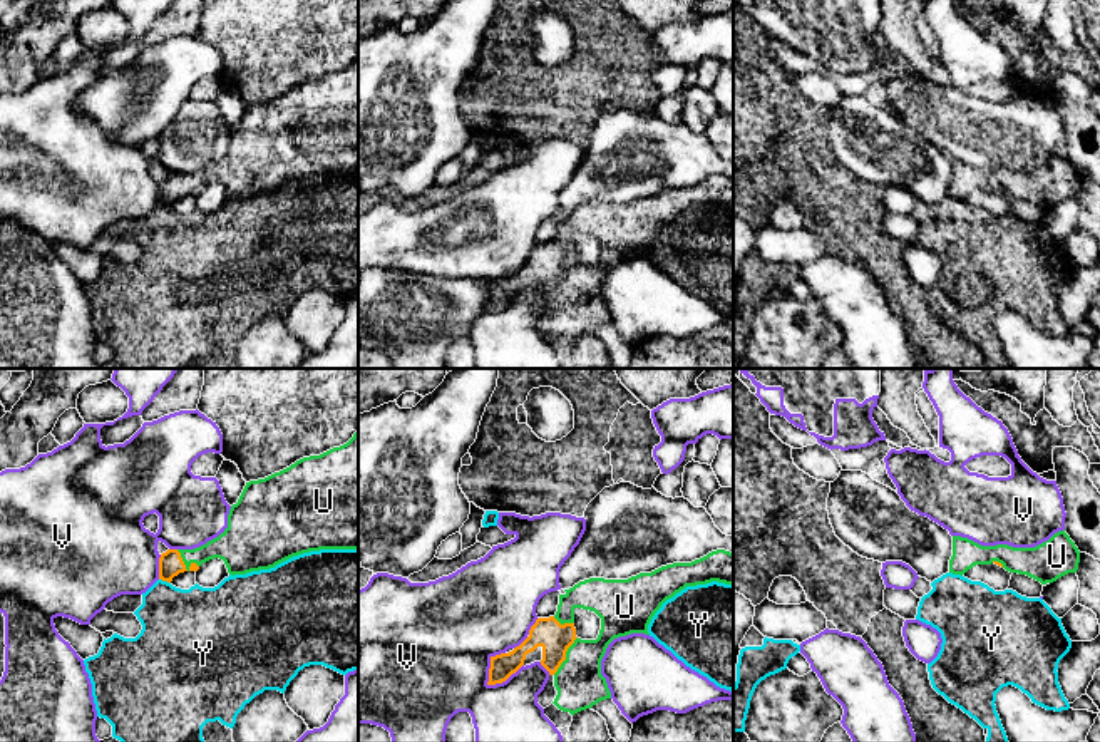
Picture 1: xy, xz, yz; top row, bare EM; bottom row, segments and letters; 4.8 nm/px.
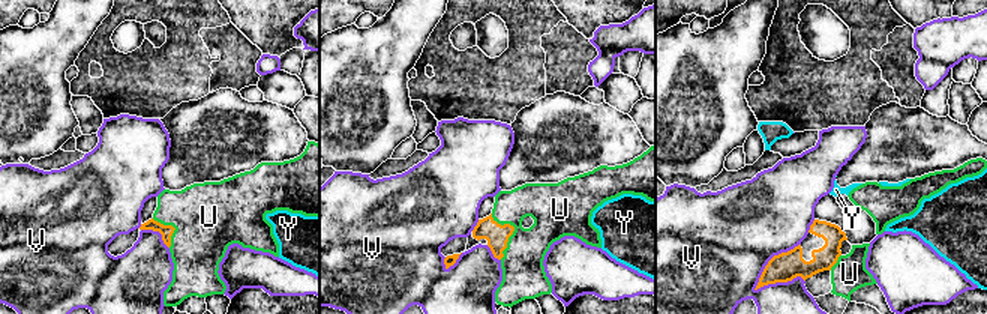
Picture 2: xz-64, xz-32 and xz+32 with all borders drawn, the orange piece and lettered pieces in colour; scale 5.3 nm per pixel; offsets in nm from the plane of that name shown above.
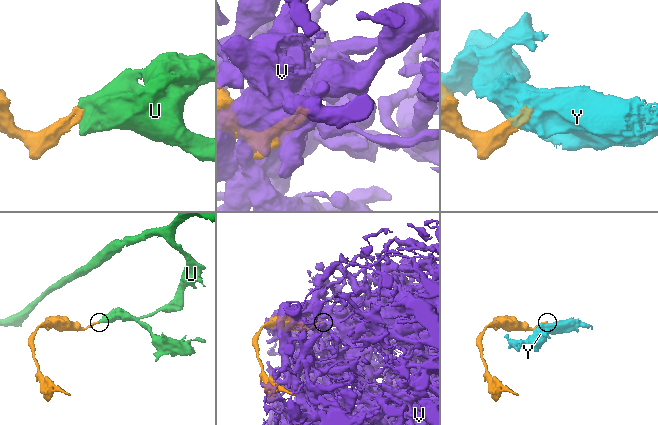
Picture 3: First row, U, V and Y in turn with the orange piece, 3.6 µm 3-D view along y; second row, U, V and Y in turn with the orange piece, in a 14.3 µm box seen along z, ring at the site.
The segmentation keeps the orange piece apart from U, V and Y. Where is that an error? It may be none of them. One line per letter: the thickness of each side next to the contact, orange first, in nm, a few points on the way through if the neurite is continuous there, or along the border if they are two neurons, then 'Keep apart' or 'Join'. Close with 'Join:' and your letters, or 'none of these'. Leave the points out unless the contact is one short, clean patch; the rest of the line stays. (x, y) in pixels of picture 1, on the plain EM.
U: Thickness 150 nm (orange) against 220 nm. Path across: xz (555, 263), (565, 280), (576, 292), (580, 309). Join
V: Thickness 120 nm (orange) against 360 nm. Keep apart
Y: Thickness 120 nm (orange) against 380 nm. Keep apart
Join: U

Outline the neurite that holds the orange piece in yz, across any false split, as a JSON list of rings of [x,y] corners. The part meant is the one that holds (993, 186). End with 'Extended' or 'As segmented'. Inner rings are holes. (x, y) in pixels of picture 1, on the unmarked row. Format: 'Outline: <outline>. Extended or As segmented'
Outline: [[[1065,154],[1035,173],[981,171],[968,162],[953,161],[949,198],[963,201],[976,189],[991,188],[1046,209],[1068,198],[1077,198],[1080,176]]]. Extended

